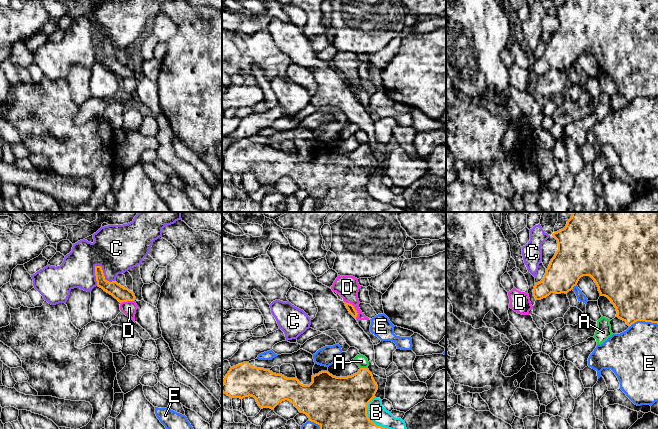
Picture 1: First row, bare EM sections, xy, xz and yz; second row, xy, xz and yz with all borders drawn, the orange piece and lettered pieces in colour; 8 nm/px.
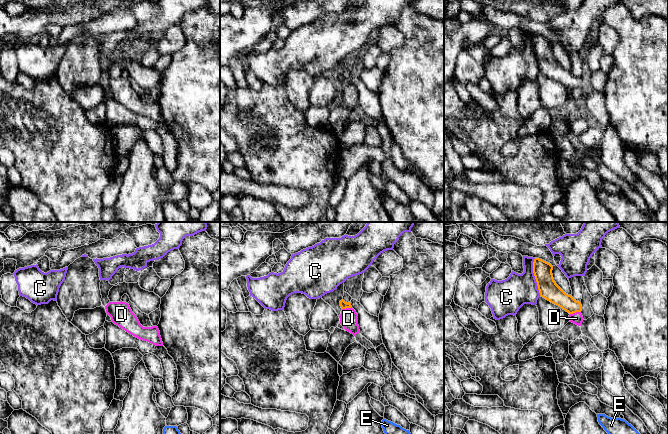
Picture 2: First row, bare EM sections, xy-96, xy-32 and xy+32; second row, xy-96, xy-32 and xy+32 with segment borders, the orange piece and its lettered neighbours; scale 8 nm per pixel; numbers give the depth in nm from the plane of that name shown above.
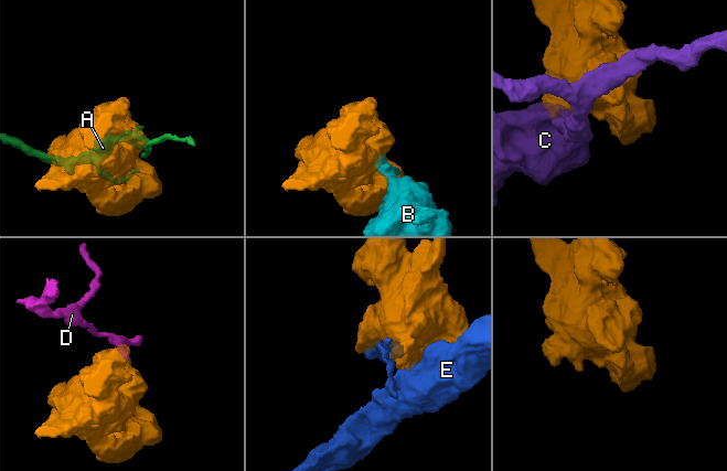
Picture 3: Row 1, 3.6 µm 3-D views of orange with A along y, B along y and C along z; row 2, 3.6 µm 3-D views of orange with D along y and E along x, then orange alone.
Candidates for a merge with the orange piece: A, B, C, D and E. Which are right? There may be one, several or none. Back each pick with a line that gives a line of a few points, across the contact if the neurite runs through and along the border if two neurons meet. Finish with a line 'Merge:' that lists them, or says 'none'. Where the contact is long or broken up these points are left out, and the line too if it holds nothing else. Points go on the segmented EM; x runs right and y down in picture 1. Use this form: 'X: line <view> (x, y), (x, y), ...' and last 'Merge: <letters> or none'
Merge: none

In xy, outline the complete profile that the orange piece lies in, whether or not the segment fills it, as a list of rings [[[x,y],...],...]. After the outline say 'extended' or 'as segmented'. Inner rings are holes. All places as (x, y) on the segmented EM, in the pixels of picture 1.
[[[95,266],[95,276],[97,286],[102,288],[104,291],[112,295],[120,303],[127,301],[134,301],[135,295],[128,288],[124,288],[116,281],[109,282],[105,279],[101,266]]] | as segmented

